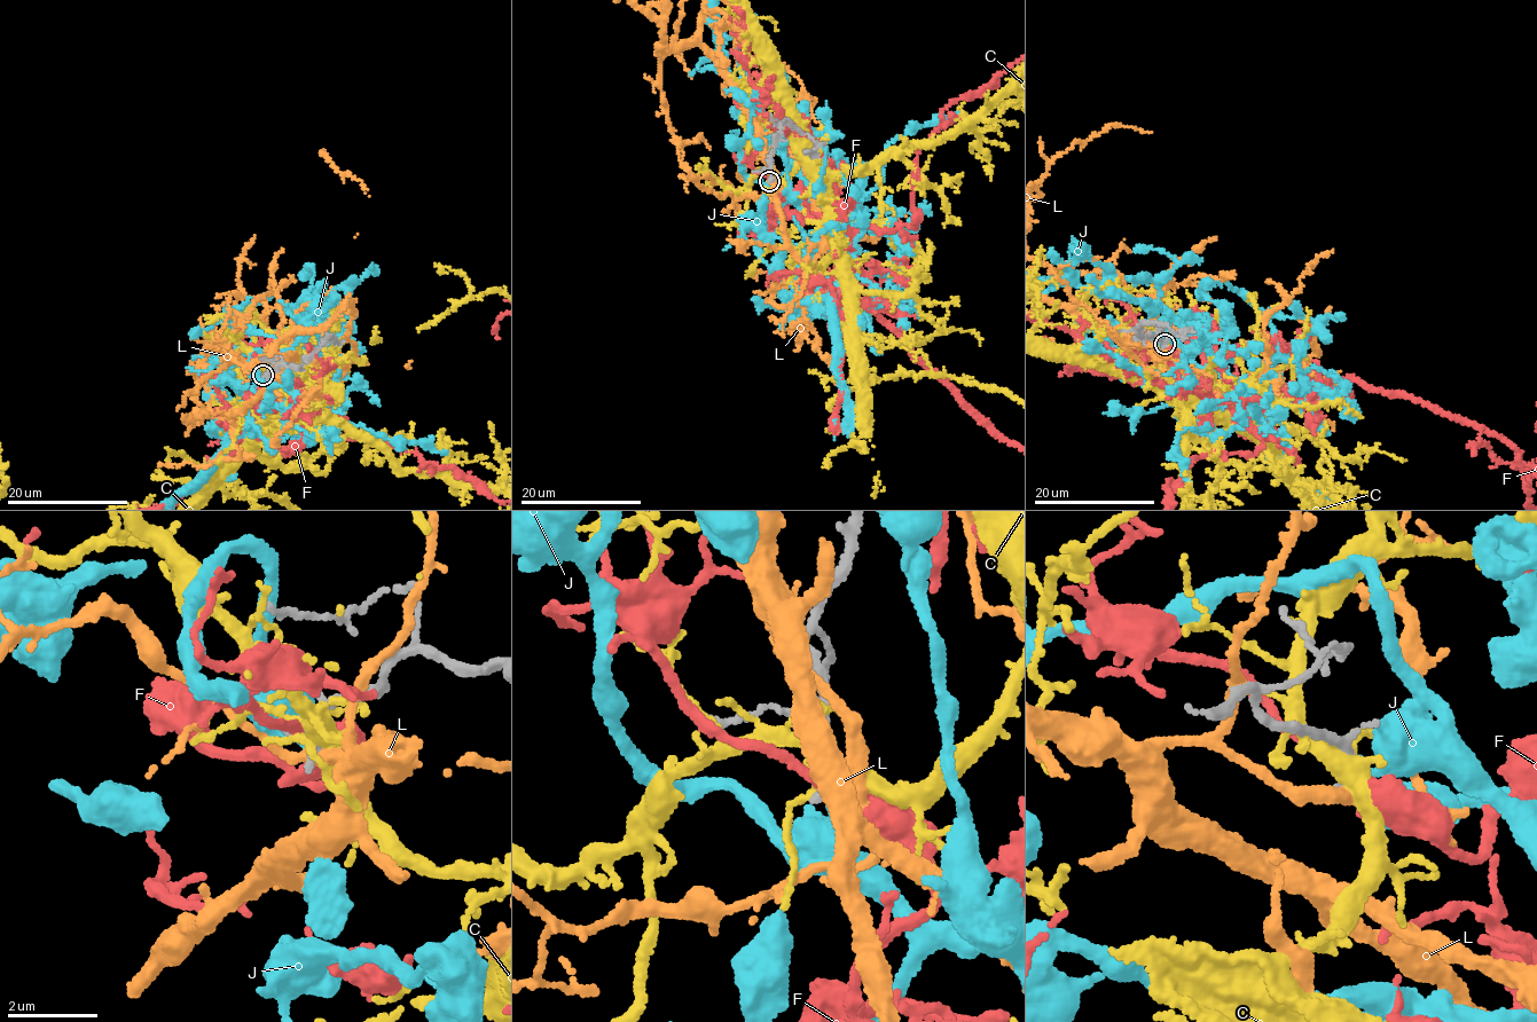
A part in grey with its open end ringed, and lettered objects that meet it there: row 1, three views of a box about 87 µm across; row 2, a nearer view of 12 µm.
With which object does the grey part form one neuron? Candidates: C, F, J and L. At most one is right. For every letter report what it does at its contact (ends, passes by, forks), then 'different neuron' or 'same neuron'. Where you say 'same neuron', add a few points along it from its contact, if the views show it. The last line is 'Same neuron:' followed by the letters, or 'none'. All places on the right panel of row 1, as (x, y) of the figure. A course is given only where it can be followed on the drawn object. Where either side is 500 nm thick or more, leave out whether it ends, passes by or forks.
C: it forks | different neuron
F: it passes by | different neuron
J: it ends | different neuron
L: it passes by | different neuron
Same neuron: none

